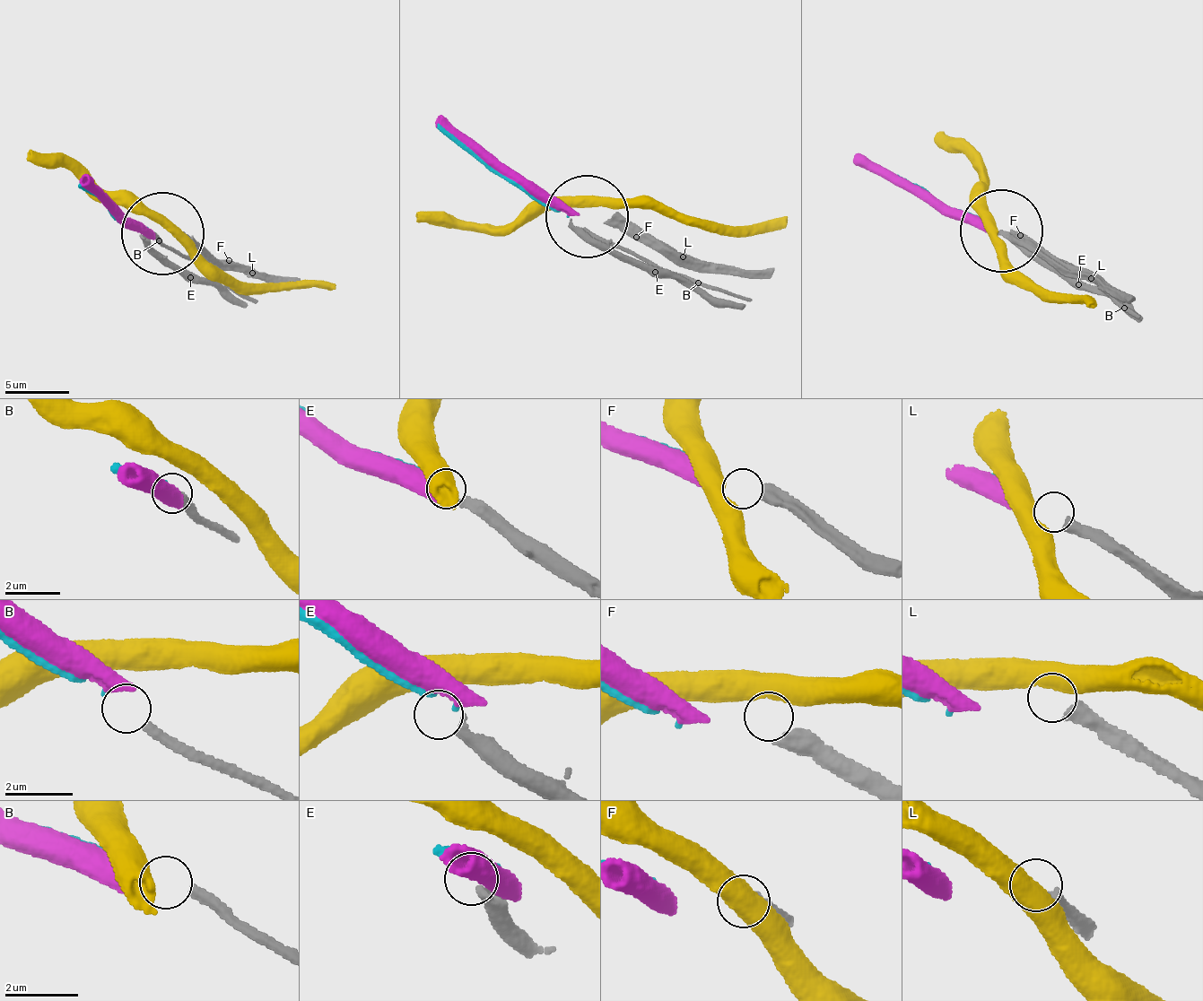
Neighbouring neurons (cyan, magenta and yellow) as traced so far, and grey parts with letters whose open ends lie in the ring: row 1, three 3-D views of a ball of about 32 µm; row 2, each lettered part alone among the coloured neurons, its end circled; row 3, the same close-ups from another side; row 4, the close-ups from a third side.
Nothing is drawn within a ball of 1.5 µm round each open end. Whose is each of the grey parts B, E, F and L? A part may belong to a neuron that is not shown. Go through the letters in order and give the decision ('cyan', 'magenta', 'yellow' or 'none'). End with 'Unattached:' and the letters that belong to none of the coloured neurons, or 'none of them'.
B: cyan
E: none
F: none
L: none
Unattached: E, F, L

